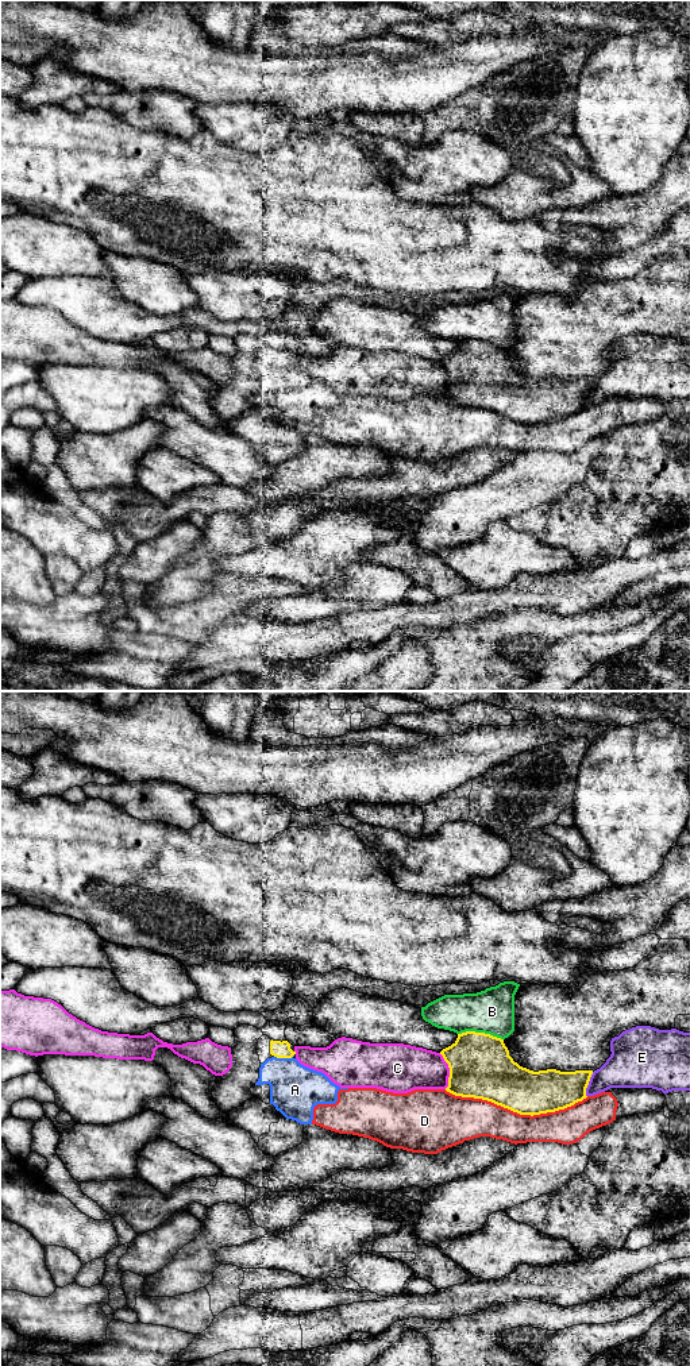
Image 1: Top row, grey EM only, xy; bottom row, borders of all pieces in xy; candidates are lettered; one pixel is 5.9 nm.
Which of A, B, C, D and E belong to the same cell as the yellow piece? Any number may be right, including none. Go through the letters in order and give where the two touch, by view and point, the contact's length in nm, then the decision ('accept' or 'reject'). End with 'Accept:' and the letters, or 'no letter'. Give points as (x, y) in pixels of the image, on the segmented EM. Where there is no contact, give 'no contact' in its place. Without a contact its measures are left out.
A: contact xy (284, 1057); length 110 nm; reject
B: contact xy (481, 1033); length 280 nm; reject
C: contact xy (450, 1071); length 220 nm; reject
D: contact xy (516, 1111); length 850 nm; reject
E: contact xy (588, 1084); length 160 nm; reject
Accept: no letter

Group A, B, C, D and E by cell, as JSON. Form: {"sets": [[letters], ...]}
{"sets": [["A", "D"], ["B"], ["C"], ["E"]]}

